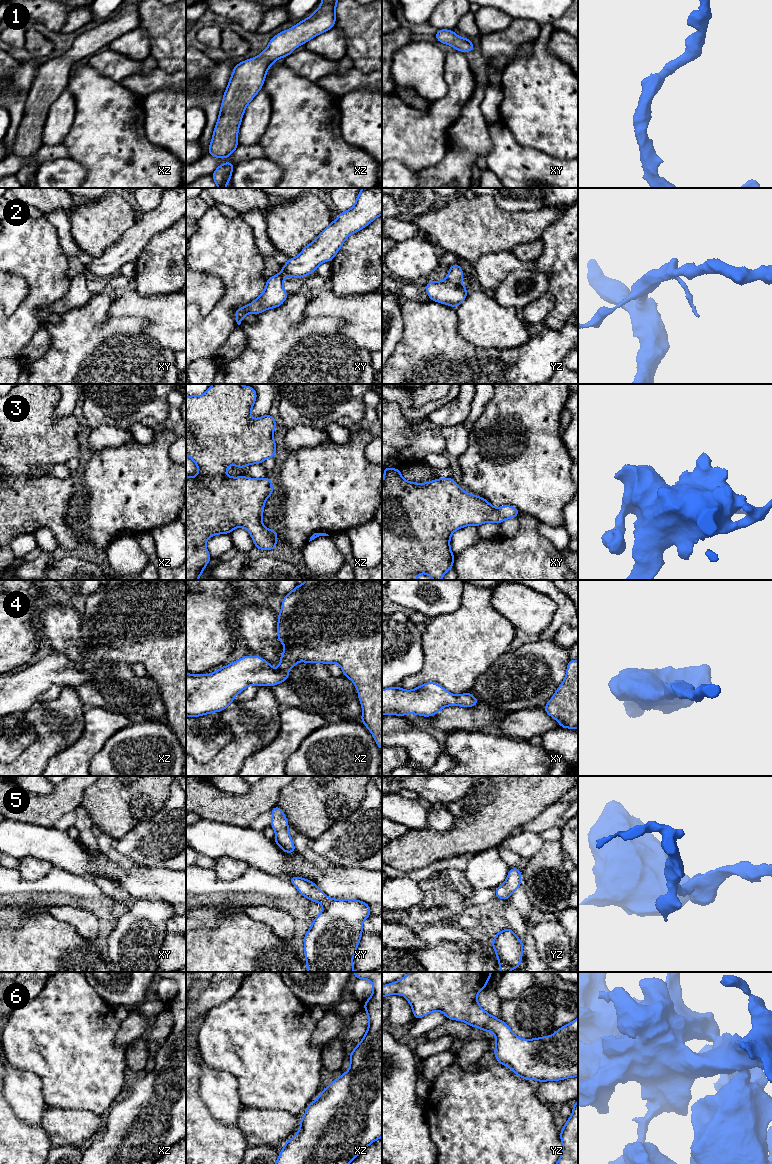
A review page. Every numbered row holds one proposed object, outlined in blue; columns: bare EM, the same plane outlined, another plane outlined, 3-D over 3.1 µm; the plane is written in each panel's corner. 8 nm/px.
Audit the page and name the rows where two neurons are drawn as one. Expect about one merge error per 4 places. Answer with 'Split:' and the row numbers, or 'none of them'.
Split: none of them

